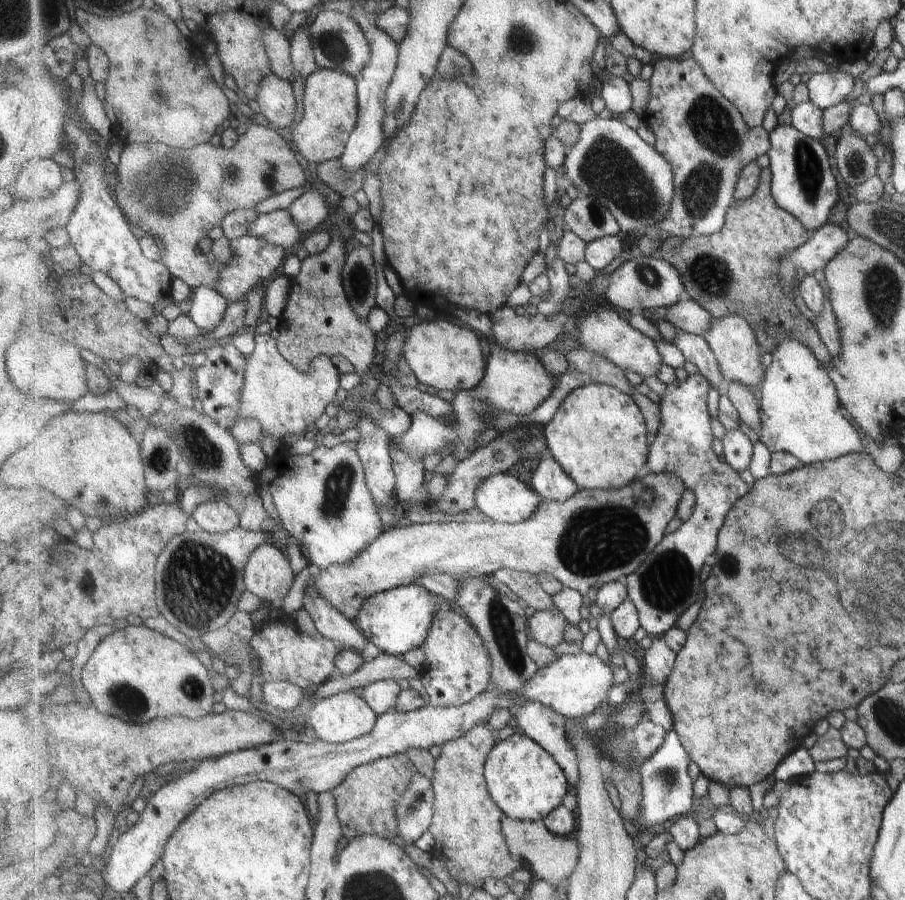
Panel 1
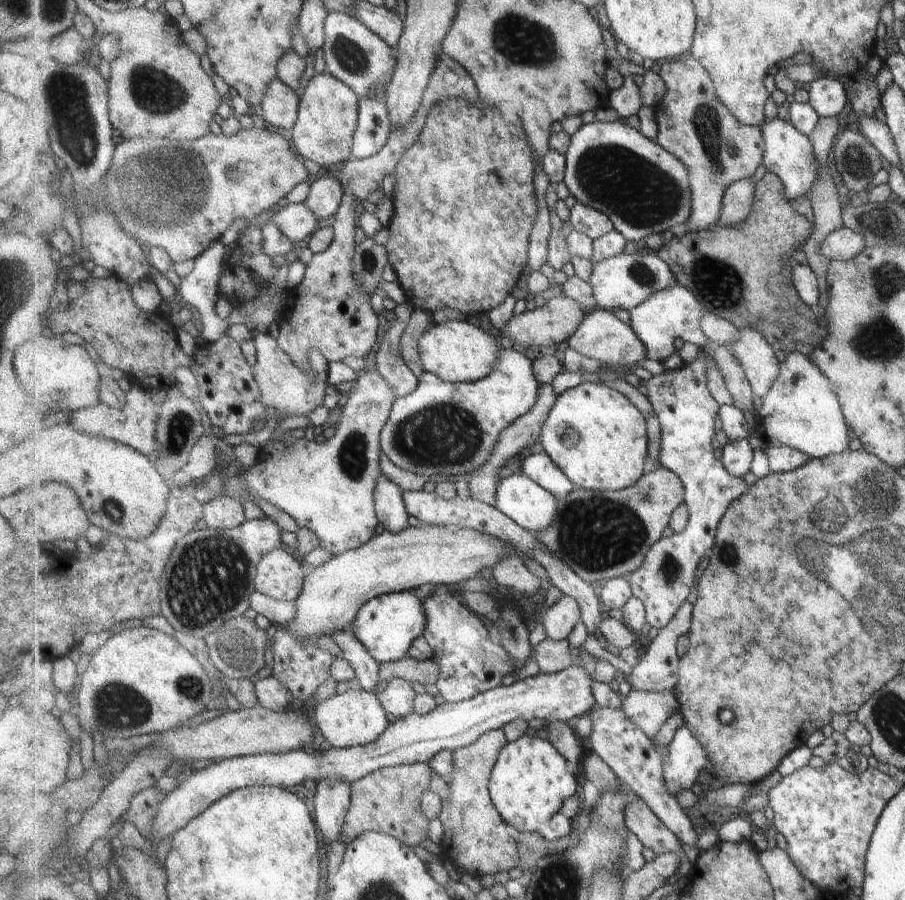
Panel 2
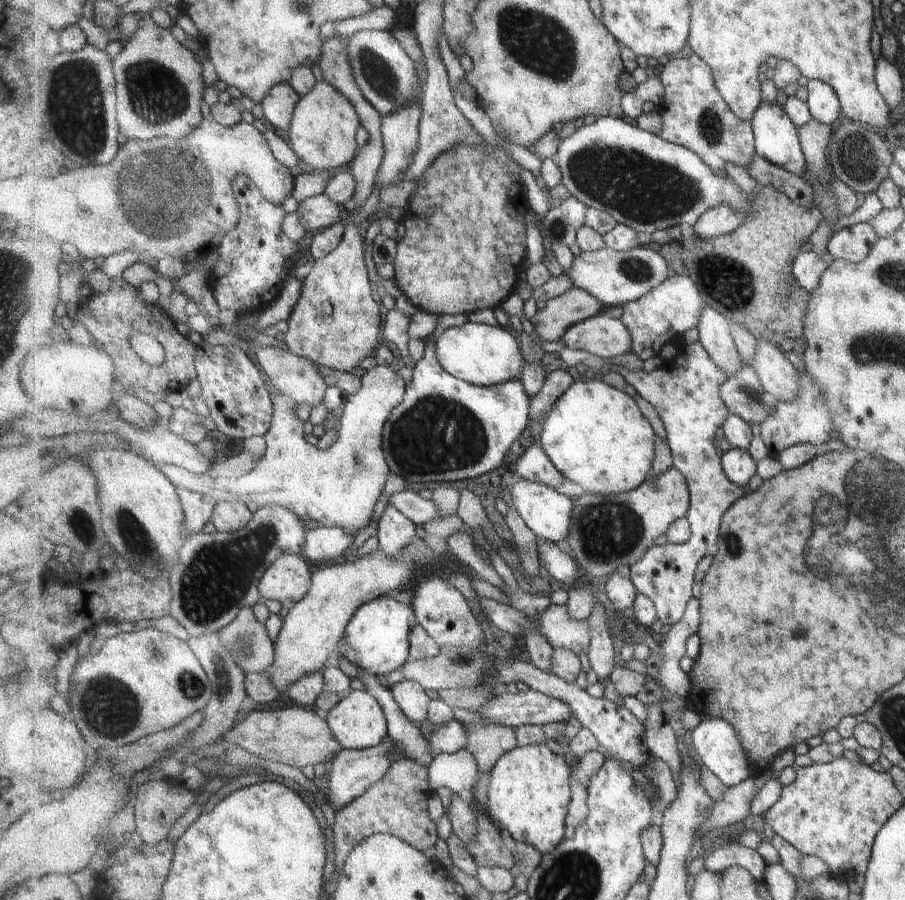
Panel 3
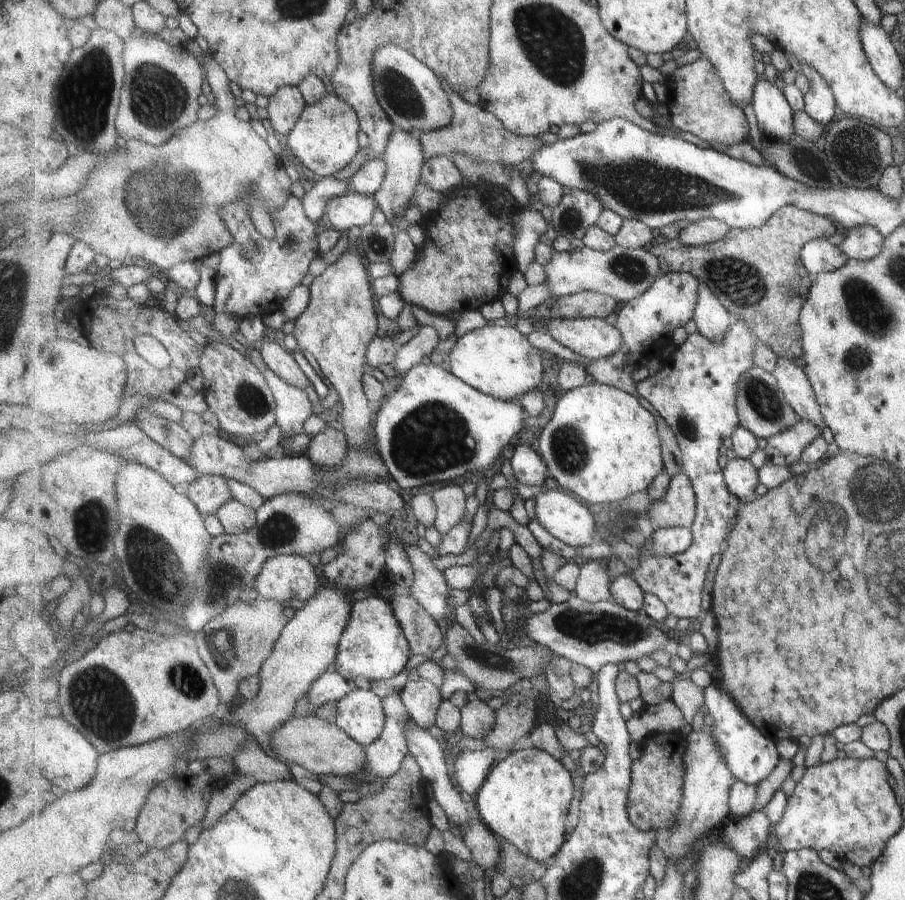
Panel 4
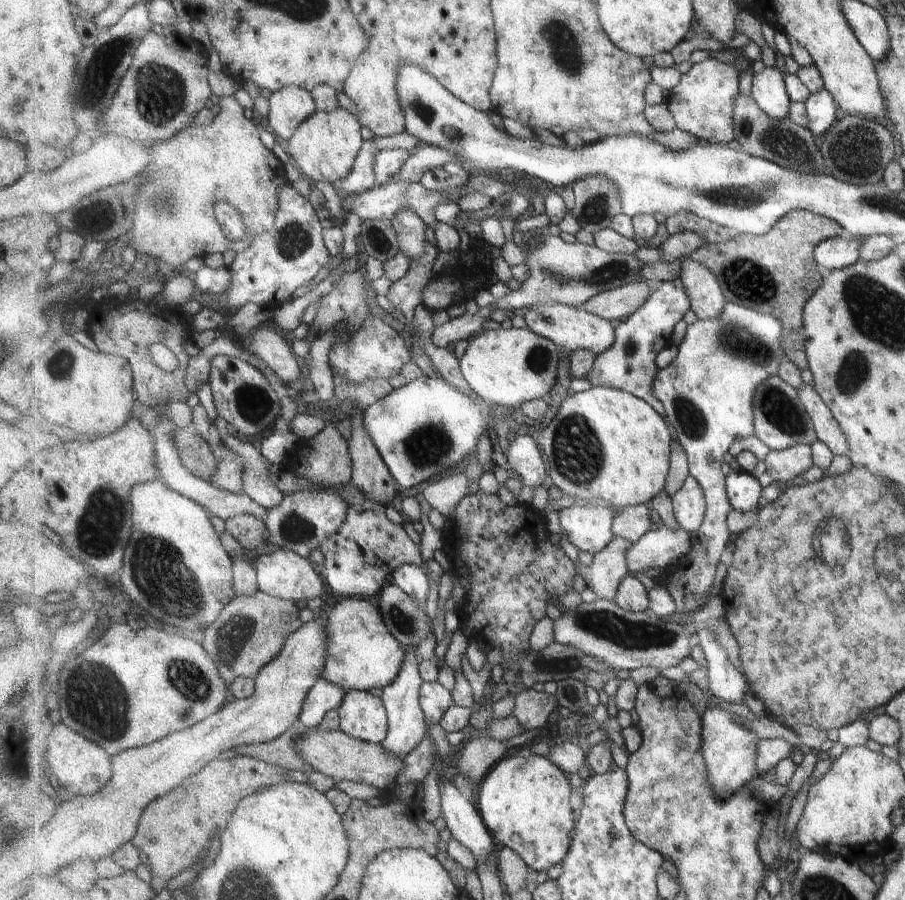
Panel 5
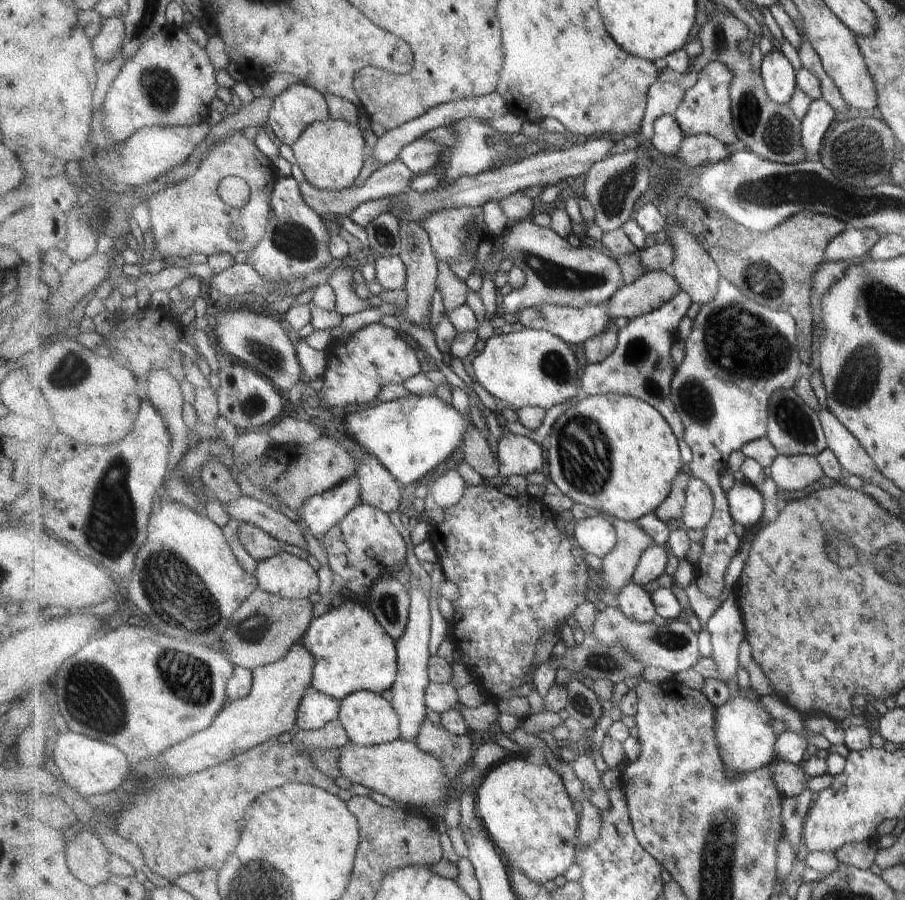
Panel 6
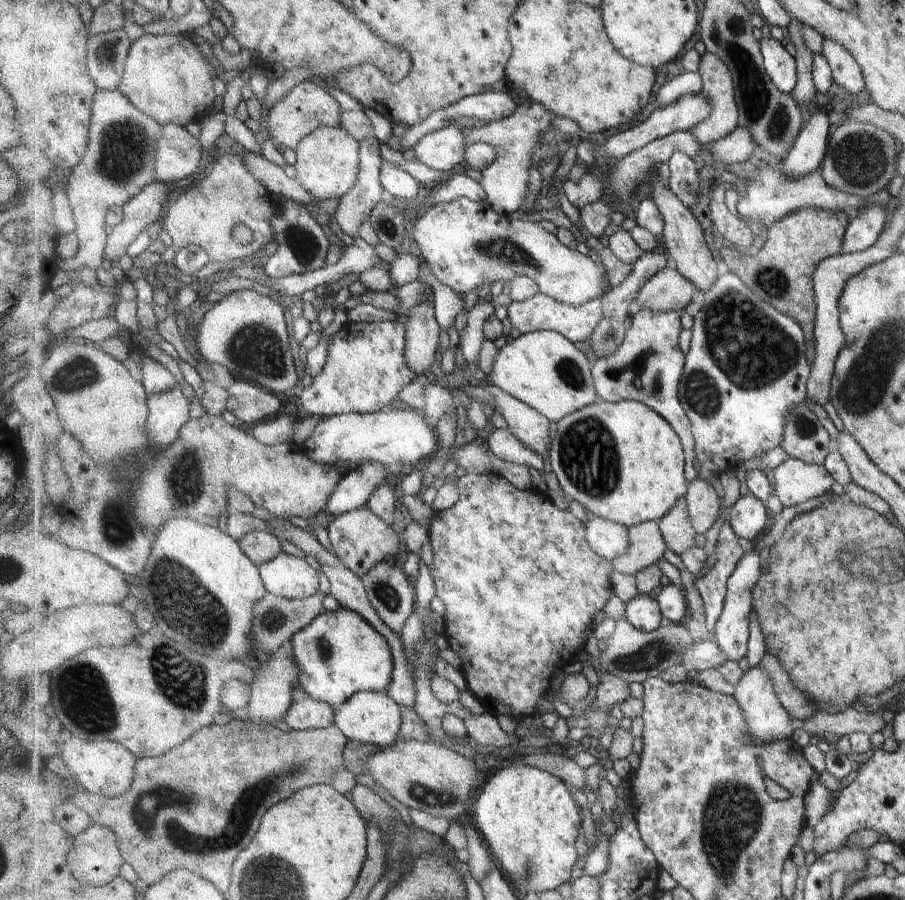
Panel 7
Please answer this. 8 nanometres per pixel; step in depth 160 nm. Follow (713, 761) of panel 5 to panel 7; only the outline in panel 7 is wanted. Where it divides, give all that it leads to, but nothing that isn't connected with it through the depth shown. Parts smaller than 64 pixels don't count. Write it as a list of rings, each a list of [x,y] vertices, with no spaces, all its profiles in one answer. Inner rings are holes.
[[[761,666],[748,669],[735,688],[734,697],[744,708],[750,741],[756,745],[788,739],[793,734],[793,717],[779,700],[771,675]]]

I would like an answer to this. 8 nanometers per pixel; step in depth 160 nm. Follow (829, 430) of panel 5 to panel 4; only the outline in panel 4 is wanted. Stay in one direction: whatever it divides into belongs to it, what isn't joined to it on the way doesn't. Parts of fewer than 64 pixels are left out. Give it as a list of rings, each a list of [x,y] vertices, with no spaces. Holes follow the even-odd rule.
[[[778,356],[777,368],[773,372],[783,396],[791,404],[793,410],[800,418],[811,420],[817,428],[826,431],[826,426],[821,420],[821,410],[817,402],[813,386],[804,372],[793,360]]]

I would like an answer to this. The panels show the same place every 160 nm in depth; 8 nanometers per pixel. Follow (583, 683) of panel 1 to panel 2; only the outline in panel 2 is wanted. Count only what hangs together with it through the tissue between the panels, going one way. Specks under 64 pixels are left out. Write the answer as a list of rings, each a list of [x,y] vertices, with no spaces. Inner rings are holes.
[[[576,662],[560,673],[539,672],[533,677],[516,680],[511,686],[488,690],[472,699],[460,703],[445,703],[426,715],[411,713],[391,723],[380,739],[368,745],[340,749],[332,747],[324,754],[318,751],[309,754],[305,749],[291,751],[282,755],[264,754],[248,757],[235,757],[212,764],[206,769],[193,771],[187,780],[180,782],[179,787],[170,792],[160,804],[154,817],[152,829],[154,834],[149,839],[153,846],[161,840],[175,836],[177,831],[185,828],[191,821],[207,811],[213,803],[227,796],[230,792],[257,785],[273,785],[291,788],[305,780],[317,783],[326,778],[342,778],[355,782],[376,770],[415,763],[429,763],[440,752],[471,746],[489,731],[503,729],[516,720],[531,722],[533,718],[554,723],[566,722],[577,716],[588,715],[596,702],[593,694],[592,676]]]

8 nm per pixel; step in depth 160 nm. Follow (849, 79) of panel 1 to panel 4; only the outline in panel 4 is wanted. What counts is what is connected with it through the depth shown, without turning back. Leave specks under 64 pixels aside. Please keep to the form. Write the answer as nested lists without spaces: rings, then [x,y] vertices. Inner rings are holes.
[[[802,64],[801,67],[810,85],[810,91],[804,95],[806,112],[826,128],[835,116],[836,105],[831,88],[827,86],[827,82],[821,78],[821,74],[815,68],[812,68],[809,64]]]

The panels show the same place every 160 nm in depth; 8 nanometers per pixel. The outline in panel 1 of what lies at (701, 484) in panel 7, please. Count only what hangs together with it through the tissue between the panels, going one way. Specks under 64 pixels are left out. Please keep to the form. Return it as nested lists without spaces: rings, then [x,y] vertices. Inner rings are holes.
[[[644,472],[633,483],[610,490],[581,489],[565,502],[543,499],[540,508],[526,522],[508,524],[496,521],[484,523],[429,523],[411,524],[381,534],[365,552],[361,552],[349,566],[331,566],[312,579],[315,588],[325,596],[348,620],[356,620],[365,602],[374,595],[401,586],[416,584],[427,572],[437,570],[458,580],[465,576],[489,577],[503,568],[531,574],[553,574],[565,587],[574,589],[585,600],[589,588],[627,578],[636,572],[653,550],[665,539],[669,522],[678,516],[681,500],[688,489],[674,473]]]

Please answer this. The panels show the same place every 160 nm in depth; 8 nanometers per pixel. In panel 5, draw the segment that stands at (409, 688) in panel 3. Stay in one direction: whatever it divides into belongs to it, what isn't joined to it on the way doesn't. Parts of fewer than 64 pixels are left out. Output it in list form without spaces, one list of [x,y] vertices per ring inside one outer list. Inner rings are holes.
[[[439,681],[436,683],[424,682],[420,691],[420,703],[427,724],[440,724],[445,713],[455,704],[451,691],[447,690]]]

